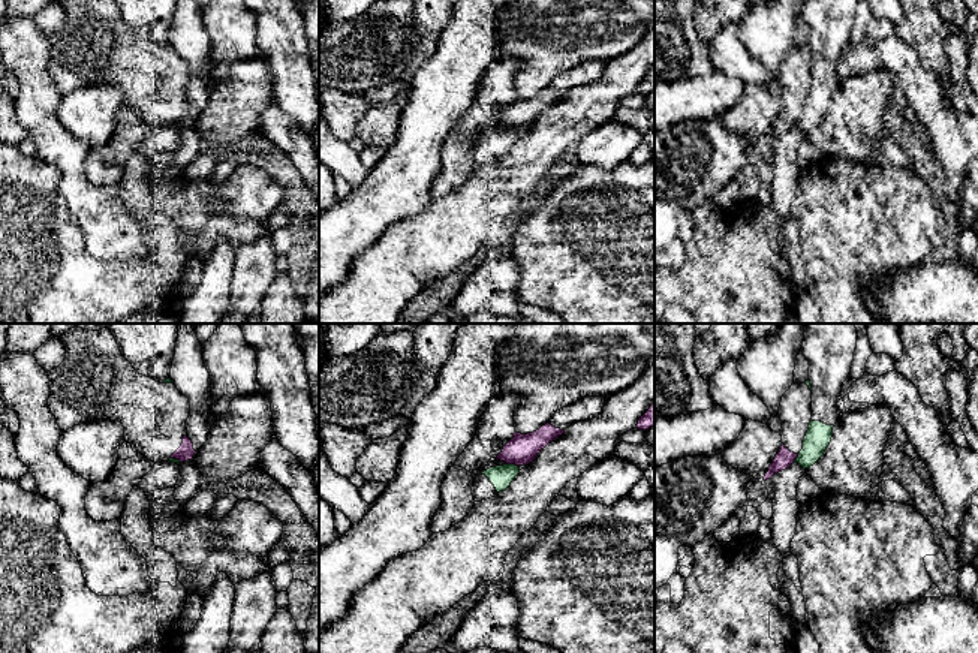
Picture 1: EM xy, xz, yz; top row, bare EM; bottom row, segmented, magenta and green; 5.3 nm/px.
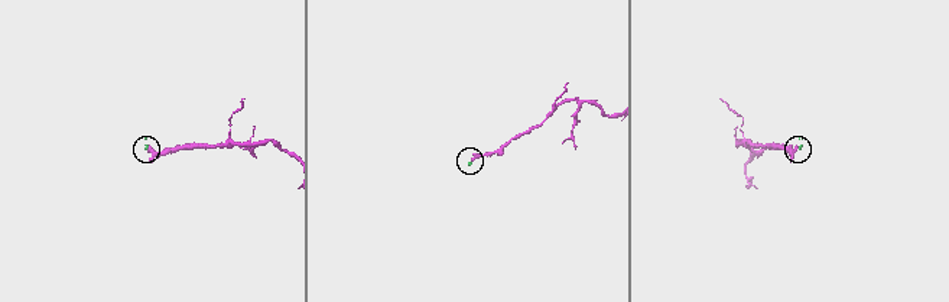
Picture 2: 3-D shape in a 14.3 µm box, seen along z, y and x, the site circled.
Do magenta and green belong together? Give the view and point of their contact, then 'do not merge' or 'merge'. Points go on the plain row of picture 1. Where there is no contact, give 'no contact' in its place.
contact xz (512, 128); do not merge

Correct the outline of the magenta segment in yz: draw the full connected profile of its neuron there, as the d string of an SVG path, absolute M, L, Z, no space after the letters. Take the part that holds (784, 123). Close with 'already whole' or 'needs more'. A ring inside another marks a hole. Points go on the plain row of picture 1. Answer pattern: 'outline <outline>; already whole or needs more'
outline M792 48L789 51L782 61L779 81L782 85L782 111L770 129L764 145L788 133L803 114L803 105L812 84L812 55L806 48Z; needs more

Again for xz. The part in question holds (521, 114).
outline M550 87L533 97L521 99L515 96L514 102L503 111L502 117L496 123L491 123L482 136L503 129L529 129L550 106L563 97L565 94L556 93Z; needs more

